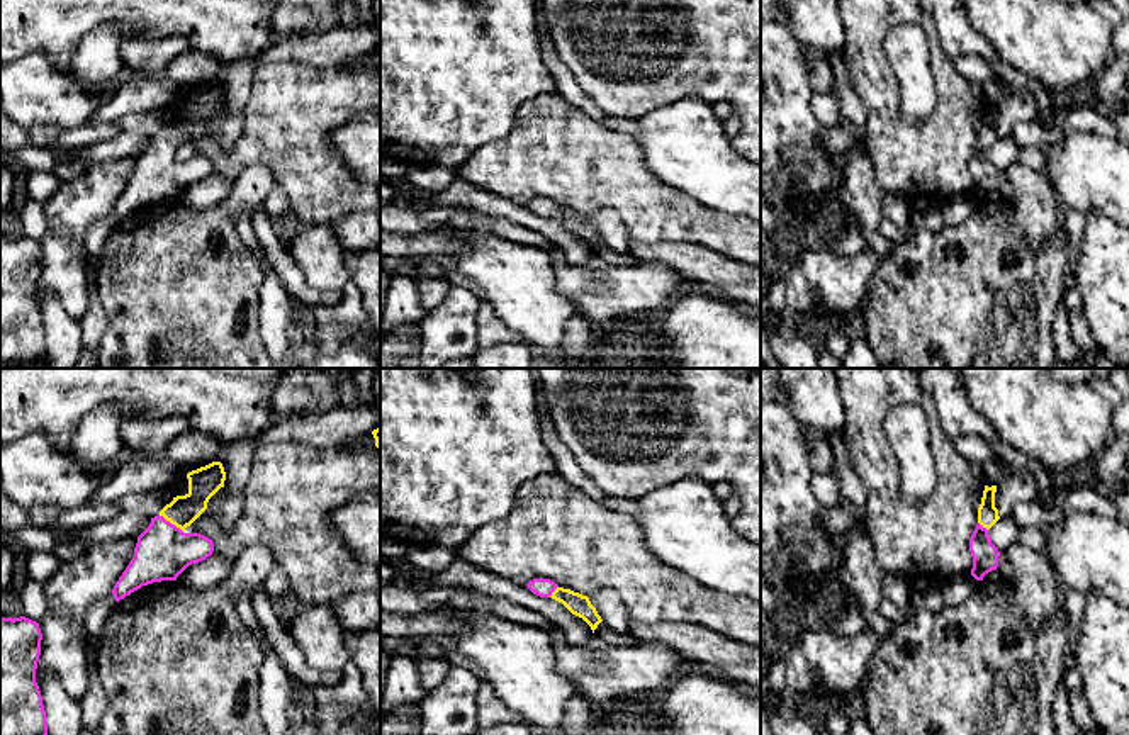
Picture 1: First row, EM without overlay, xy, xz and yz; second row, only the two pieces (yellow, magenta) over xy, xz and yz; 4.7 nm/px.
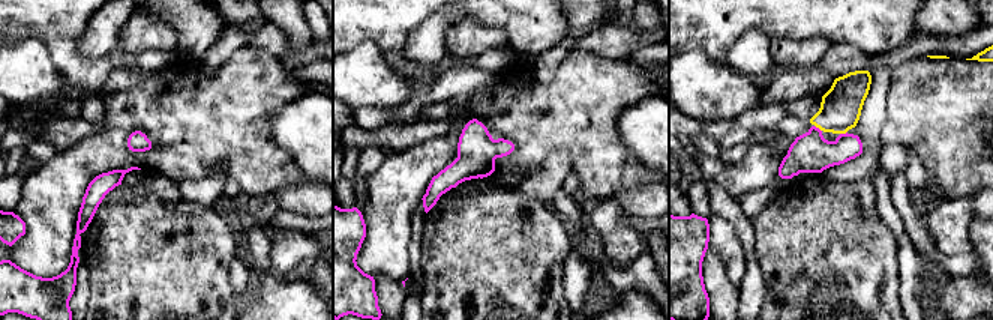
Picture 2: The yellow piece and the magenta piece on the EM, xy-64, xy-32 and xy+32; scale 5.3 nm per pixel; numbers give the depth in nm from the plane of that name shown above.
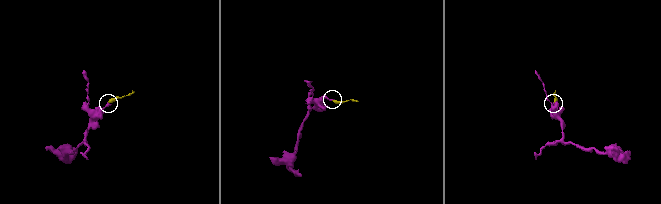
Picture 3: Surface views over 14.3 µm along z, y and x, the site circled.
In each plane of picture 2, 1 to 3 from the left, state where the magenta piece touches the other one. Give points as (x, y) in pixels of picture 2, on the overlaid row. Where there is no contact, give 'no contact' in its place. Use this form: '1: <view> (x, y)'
1: no contact
2: no contact
3: xy+32 (818, 126)

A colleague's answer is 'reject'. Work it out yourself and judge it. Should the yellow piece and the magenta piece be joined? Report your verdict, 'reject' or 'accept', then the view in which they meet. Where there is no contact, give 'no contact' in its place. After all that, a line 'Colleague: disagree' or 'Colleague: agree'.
accept; meets yellow in xy
Colleague: disagree

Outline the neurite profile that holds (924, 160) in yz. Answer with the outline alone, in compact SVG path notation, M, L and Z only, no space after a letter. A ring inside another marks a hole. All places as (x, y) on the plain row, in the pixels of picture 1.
M837 0L837 7L845 32L842 58L851 85L868 112L866 149L883 190L910 200L971 194L969 158L978 144L985 105L944 53L920 0ZM910 22L925 25L929 65L937 93L934 114L920 124L908 124L900 117L900 88L883 48L883 41L893 27Z

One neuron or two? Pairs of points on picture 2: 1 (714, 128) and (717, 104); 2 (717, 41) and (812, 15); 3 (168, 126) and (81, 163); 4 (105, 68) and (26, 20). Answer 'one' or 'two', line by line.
1: two
2: one
3: one
4: one

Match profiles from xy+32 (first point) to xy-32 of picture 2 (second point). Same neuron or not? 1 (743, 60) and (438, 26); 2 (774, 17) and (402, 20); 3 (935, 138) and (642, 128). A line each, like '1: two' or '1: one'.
1: one
2: one
3: two

